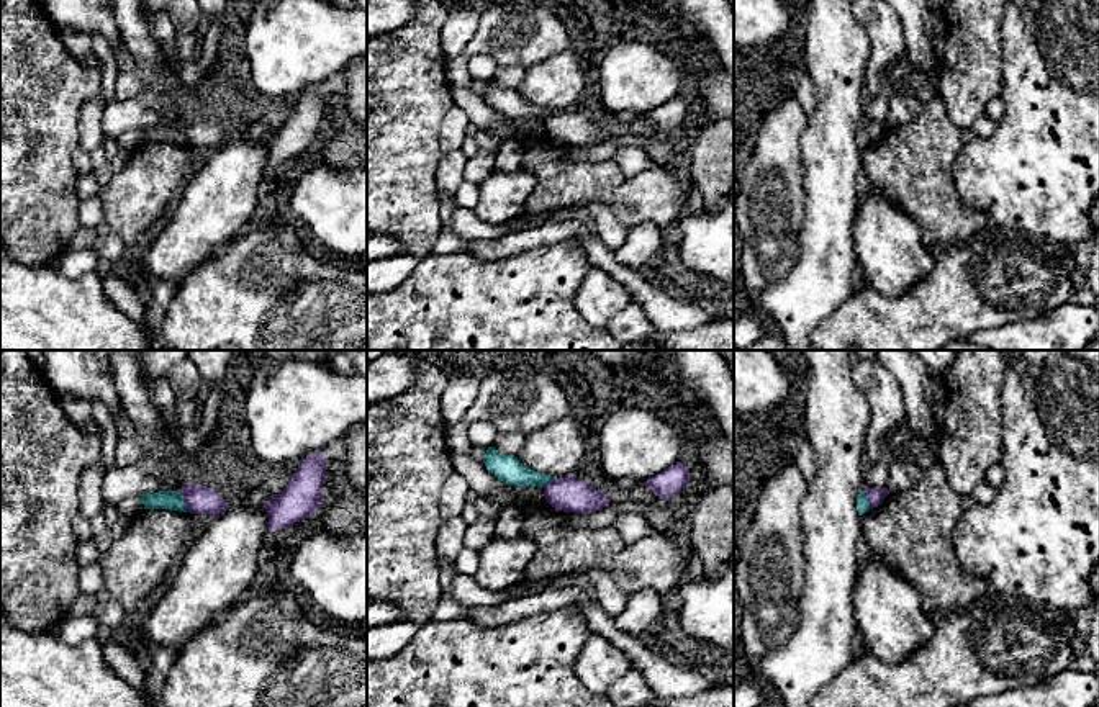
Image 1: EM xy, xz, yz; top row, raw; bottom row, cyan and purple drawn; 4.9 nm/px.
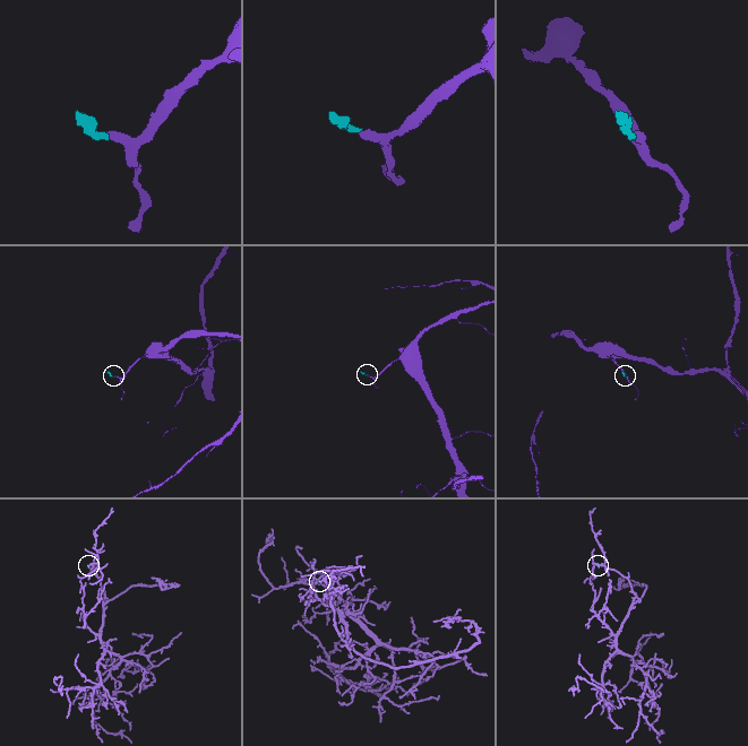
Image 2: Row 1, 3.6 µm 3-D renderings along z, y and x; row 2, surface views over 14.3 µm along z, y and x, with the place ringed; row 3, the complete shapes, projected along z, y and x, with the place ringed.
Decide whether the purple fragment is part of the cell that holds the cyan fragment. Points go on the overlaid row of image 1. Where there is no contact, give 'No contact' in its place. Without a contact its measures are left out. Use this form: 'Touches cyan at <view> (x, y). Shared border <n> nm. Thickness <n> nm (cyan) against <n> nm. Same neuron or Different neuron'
Touches cyan at xy (184, 501). Shared border 120 nm. Thickness 100 nm (cyan) against 140 nm. Different neuron

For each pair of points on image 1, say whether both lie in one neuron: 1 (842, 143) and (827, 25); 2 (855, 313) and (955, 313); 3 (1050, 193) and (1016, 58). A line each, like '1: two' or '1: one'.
1: one
2: one
3: one

